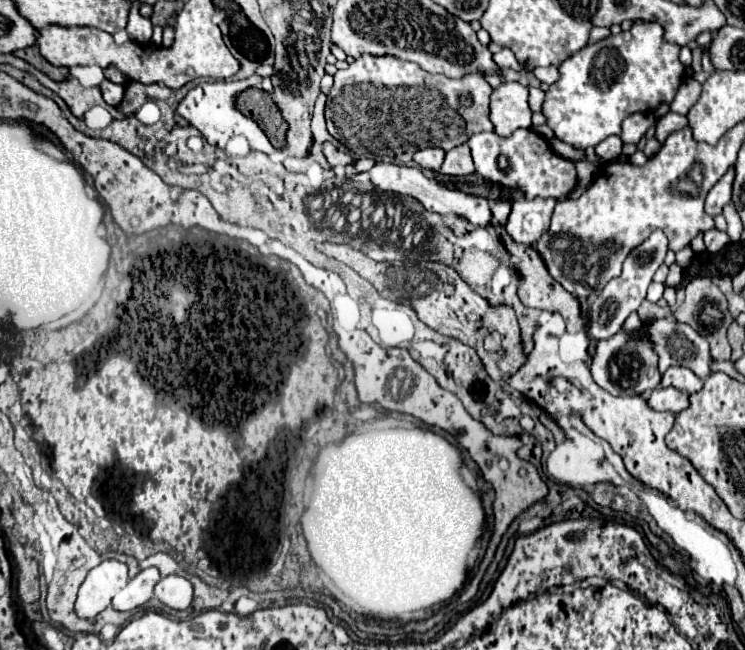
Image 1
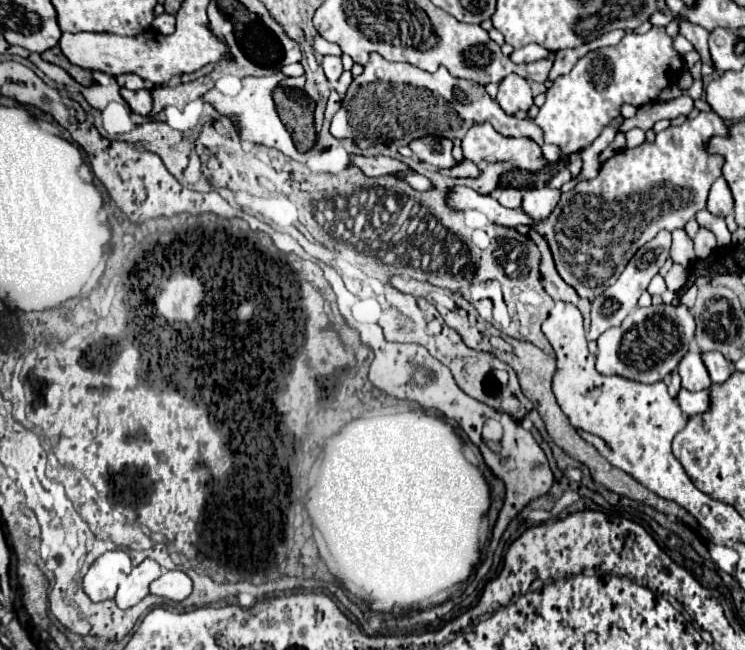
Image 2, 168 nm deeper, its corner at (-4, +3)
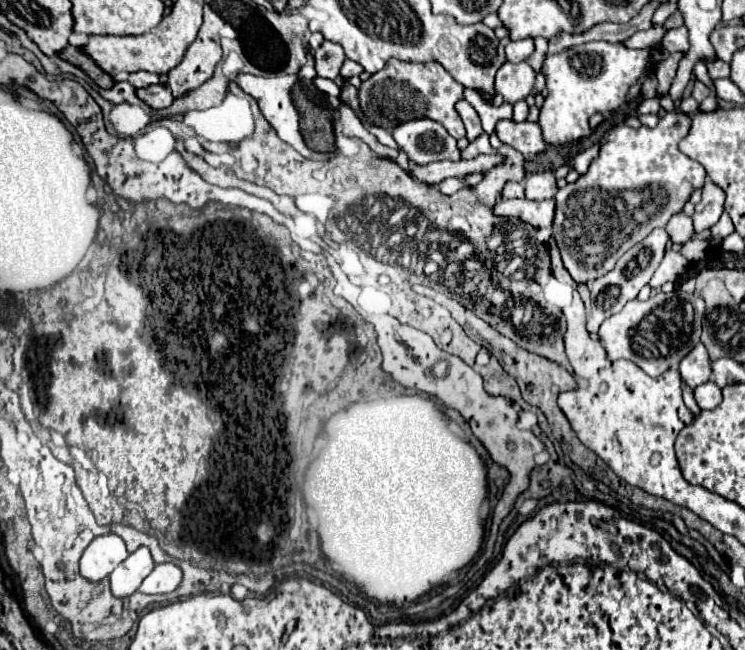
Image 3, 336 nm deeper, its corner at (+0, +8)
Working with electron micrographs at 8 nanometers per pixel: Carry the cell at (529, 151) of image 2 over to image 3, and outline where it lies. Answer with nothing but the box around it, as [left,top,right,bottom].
[456,99,482,141]

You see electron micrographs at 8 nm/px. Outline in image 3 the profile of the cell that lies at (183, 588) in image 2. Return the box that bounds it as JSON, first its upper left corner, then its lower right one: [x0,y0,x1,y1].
[140,563,182,595]

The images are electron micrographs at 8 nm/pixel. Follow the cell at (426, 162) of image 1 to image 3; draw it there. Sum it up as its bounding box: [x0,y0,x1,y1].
[392,117,460,165]

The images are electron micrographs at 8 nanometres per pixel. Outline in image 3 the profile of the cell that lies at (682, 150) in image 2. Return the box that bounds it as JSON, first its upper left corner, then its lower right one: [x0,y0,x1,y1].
[554,111,704,283]

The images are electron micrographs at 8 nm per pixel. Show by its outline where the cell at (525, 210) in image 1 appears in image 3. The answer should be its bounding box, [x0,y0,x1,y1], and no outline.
[526,171,558,201]

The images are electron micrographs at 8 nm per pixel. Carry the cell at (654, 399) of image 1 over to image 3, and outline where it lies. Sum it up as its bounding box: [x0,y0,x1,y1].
[694,381,722,409]

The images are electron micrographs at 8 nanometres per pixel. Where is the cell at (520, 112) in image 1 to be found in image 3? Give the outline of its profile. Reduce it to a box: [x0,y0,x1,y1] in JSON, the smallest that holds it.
[496,61,536,103]

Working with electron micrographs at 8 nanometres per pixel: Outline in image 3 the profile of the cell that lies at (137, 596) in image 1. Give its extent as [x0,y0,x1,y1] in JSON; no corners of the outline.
[110,547,154,597]

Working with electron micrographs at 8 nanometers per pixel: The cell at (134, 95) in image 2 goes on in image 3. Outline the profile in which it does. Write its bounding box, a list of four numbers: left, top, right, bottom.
[138,85,174,109]

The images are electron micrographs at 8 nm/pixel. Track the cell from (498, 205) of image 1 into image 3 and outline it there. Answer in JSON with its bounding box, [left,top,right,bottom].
[502,181,524,199]

